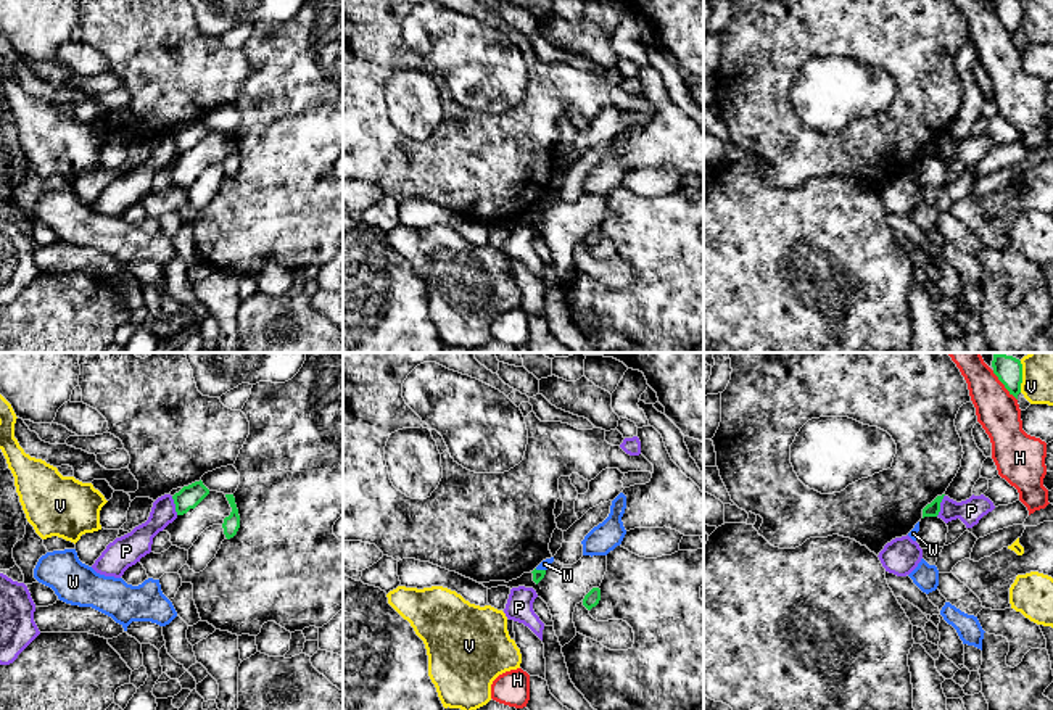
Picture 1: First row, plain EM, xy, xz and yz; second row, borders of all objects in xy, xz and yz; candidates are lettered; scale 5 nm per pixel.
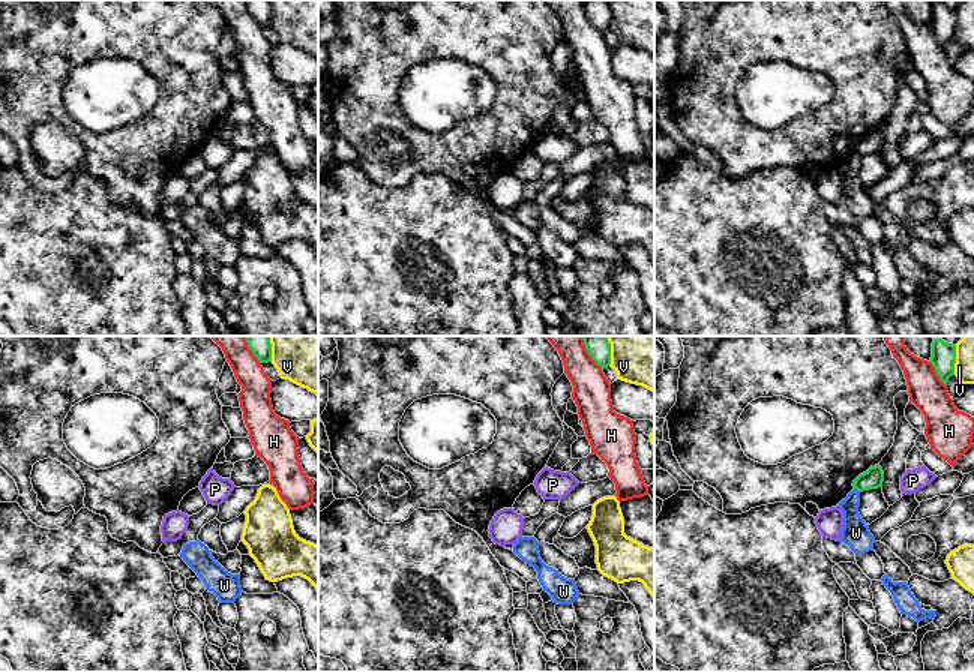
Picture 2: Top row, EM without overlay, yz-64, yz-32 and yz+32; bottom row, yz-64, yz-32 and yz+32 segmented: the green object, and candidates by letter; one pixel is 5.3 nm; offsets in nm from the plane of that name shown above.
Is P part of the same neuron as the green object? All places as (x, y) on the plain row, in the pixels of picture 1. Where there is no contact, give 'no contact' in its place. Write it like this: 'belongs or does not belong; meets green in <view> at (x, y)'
does not belong; meets green in yz at (939, 145)

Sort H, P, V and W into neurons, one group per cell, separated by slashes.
H / P / V / W

